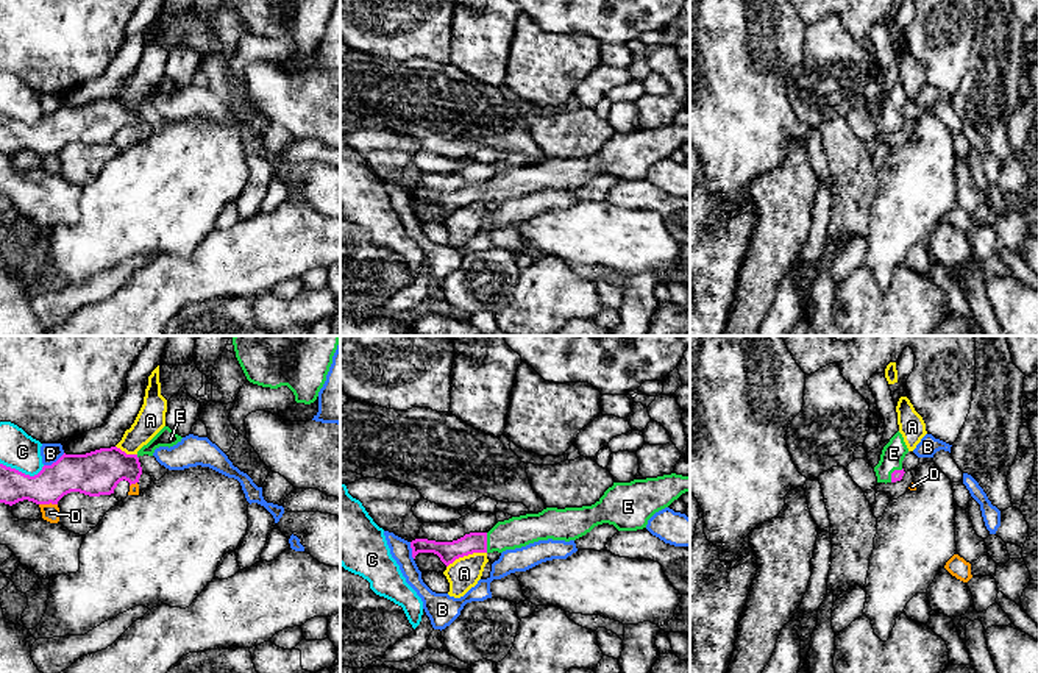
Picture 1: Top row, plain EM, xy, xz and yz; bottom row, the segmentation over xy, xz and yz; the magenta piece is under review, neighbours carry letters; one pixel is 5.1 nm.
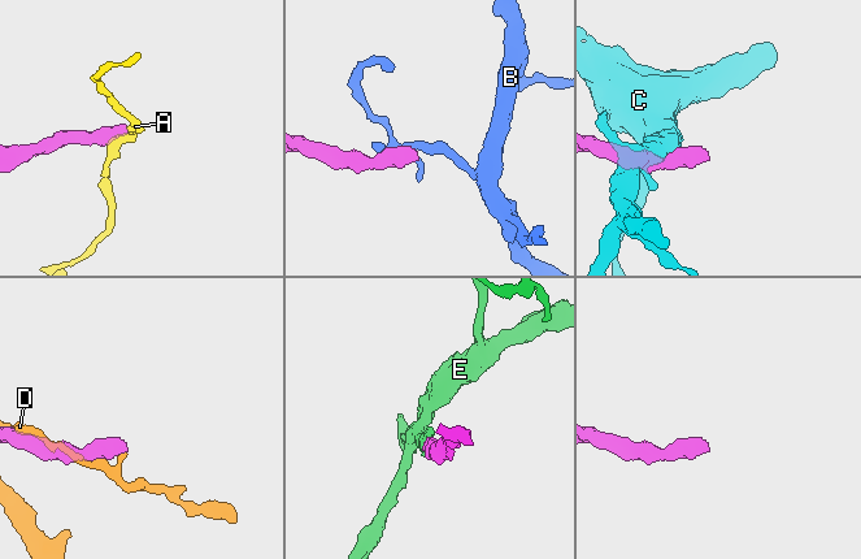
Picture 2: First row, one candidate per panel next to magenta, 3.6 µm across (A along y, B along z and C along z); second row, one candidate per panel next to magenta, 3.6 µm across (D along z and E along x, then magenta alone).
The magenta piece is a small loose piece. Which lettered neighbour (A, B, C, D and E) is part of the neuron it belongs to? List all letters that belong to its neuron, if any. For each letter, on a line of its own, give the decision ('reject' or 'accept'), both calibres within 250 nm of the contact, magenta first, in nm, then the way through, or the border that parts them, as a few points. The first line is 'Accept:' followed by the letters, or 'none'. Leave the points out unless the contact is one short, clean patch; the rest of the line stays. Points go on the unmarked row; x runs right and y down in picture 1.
Accept: E
A: reject; 110 nm thick on the magenta side, 160 nm on the other; border along xz (486, 202), (459, 206), (447, 217)
B: reject; 220 nm thick on the magenta side, 100 nm on the other; border along xy (64, 103), (44, 116)
C: reject; 190 nm thick on the magenta side, 190 nm on the other; border along xy (0, 113), (30, 125), (35, 125), (44, 116)
D: reject; 200 nm thick on the magenta side, 90 nm on the other
E: accept; 110 nm thick on the magenta side, 160 nm on the other; runs through xz (475, 192), (486, 192), (518, 181)

